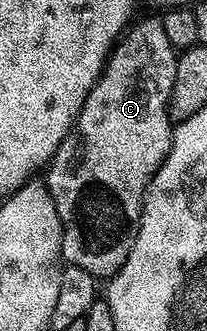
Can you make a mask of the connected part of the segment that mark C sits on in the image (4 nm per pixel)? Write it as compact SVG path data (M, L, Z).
M146 16L135 19L122 33L119 41L106 57L106 66L102 70L98 81L92 86L84 106L80 110L78 120L74 123L72 131L64 138L64 142L58 148L58 153L50 161L44 172L44 183L46 189L52 194L52 202L56 206L56 214L62 223L62 260L72 266L80 266L80 270L88 270L95 278L109 278L114 276L124 266L128 254L132 250L132 242L138 237L138 227L142 217L142 200L146 197L146 187L150 185L150 180L158 173L158 167L166 161L166 156L170 152L170 137L172 135L172 113L170 111L170 95L172 86L176 82L176 66L178 65L179 53L168 42L164 35L164 26L161 19Z

